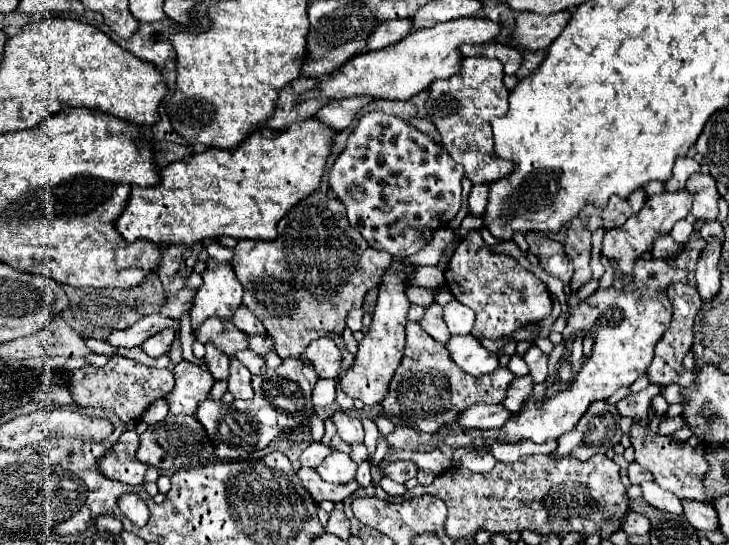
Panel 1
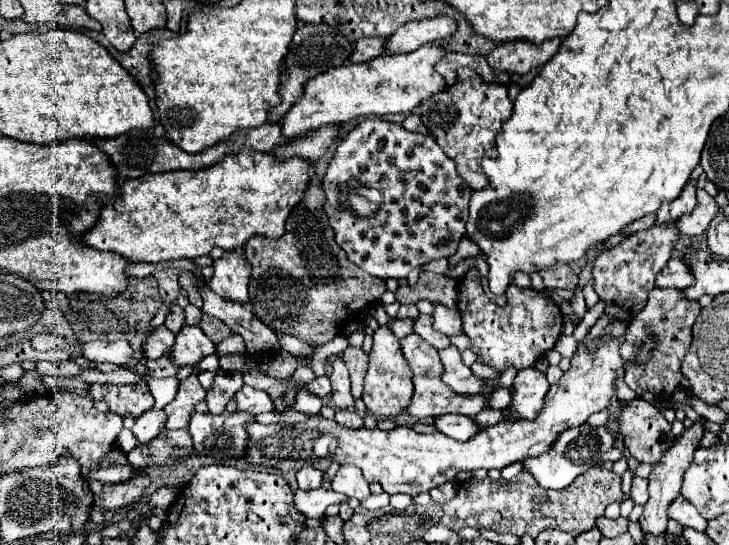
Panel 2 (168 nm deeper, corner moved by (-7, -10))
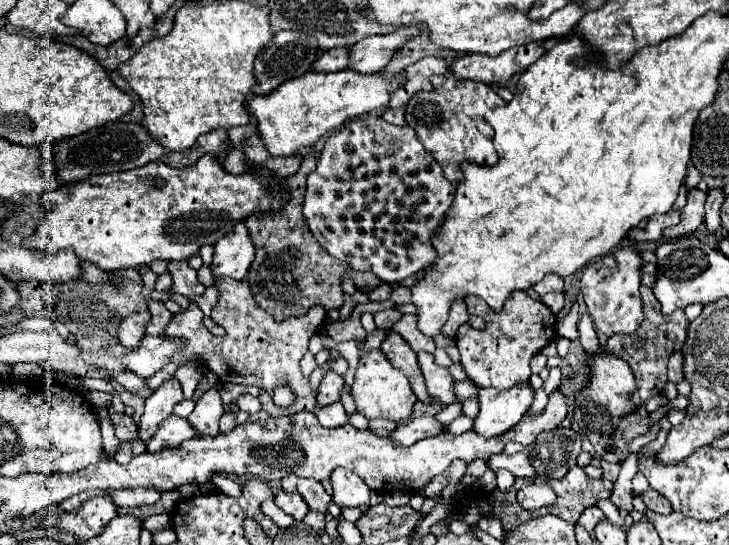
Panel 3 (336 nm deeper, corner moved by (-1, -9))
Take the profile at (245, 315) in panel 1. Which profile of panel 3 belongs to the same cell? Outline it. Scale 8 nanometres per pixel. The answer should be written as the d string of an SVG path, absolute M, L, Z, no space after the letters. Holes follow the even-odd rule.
M168 262L168 272L174 278L172 292L178 292L182 296L200 296L204 292L204 286L196 278L196 270L188 266L188 262Z

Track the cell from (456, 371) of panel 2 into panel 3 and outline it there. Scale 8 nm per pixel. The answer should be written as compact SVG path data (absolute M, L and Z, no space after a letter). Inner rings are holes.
M420 352L416 354L418 358L418 366L422 370L422 376L426 380L426 390L428 394L438 402L438 404L452 404L454 402L454 378L450 376L448 368L436 366L434 364L434 356L428 352Z

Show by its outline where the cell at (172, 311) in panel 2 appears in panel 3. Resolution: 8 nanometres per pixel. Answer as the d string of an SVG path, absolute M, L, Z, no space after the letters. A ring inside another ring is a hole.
M148 300L148 310L150 310L152 318L150 318L148 326L146 326L146 334L148 336L162 336L164 328L172 320L172 314L164 308L162 302L156 302L156 300Z

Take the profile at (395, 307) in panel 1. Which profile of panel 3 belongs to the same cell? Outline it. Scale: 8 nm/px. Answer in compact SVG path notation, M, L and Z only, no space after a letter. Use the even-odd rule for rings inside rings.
M372 350L360 356L358 368L356 368L356 378L352 384L352 396L356 402L356 410L366 416L366 418L386 418L396 424L406 422L412 414L412 408L416 404L416 394L412 392L408 378L396 370L388 358L380 350Z

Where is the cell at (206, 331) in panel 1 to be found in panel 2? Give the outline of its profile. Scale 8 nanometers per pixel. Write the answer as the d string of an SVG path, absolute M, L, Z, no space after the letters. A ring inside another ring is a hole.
M184 325L182 331L176 335L176 343L170 351L172 361L176 365L196 365L202 357L218 355L218 349L210 339L206 339L206 333L200 331L200 327Z

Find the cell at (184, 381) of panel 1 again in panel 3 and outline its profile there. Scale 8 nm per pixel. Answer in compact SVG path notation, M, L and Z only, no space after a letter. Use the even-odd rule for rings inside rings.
M176 378L162 382L162 386L158 386L156 392L146 400L144 414L138 420L138 438L148 442L154 436L158 424L166 420L172 414L172 408L182 400L182 386Z

